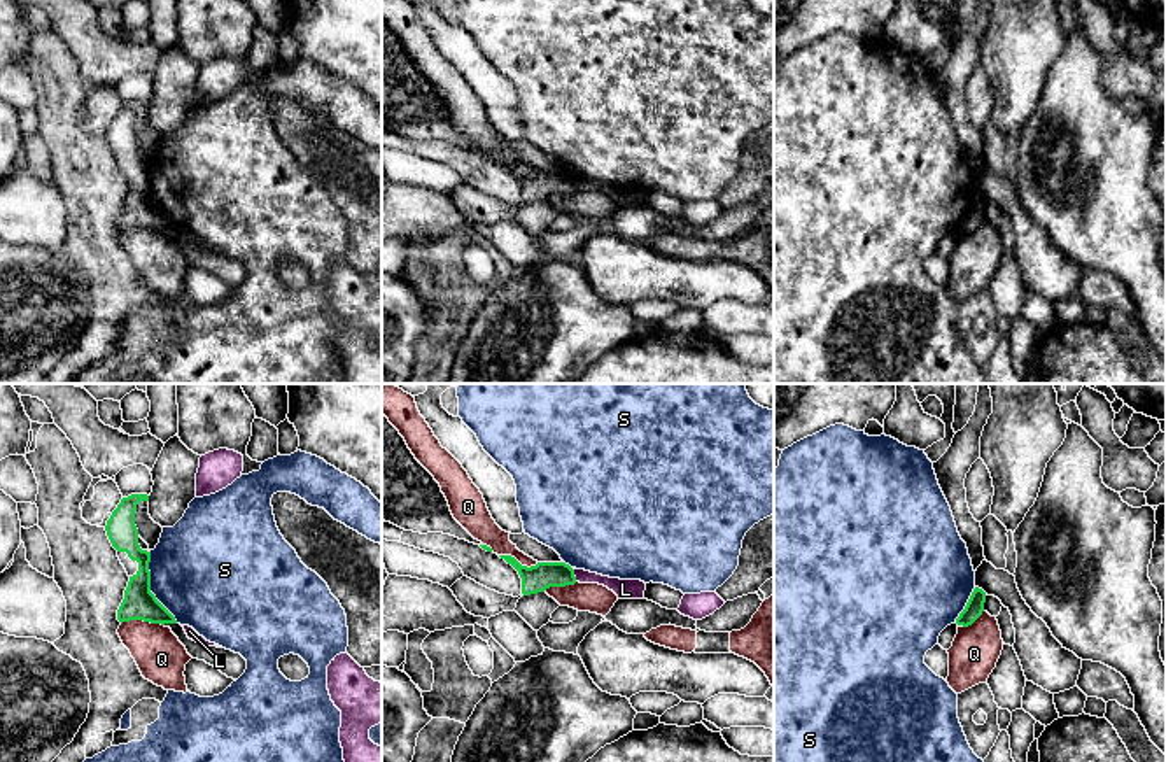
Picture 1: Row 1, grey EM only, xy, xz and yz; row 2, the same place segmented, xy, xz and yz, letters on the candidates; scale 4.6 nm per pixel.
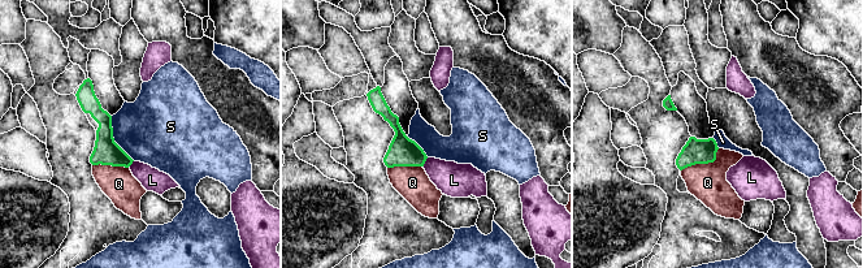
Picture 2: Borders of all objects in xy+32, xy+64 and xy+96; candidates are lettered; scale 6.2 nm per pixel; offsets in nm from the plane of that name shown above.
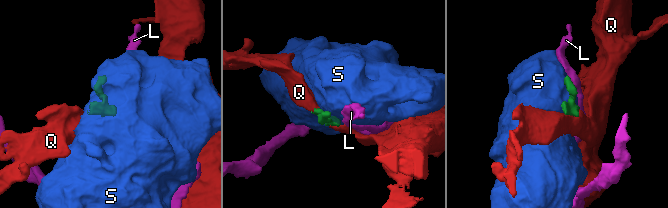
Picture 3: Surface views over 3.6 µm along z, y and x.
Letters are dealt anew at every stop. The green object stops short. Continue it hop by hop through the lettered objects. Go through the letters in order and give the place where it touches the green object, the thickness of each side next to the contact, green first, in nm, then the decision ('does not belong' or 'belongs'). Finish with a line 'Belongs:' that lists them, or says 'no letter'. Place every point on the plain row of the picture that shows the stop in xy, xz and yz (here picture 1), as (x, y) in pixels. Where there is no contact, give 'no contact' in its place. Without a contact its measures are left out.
L: meets green in xz at (573, 183); 130 nm thick on the green side, 100 nm on the other; does not belong
Q: meets green in xy at (142, 226); 150 nm thick on the green side, 220 nm on the other; does not belong
S: meets green in xy at (149, 195); 150 nm thick on the green side, 460 nm on the other; does not belong
Belongs: no letter

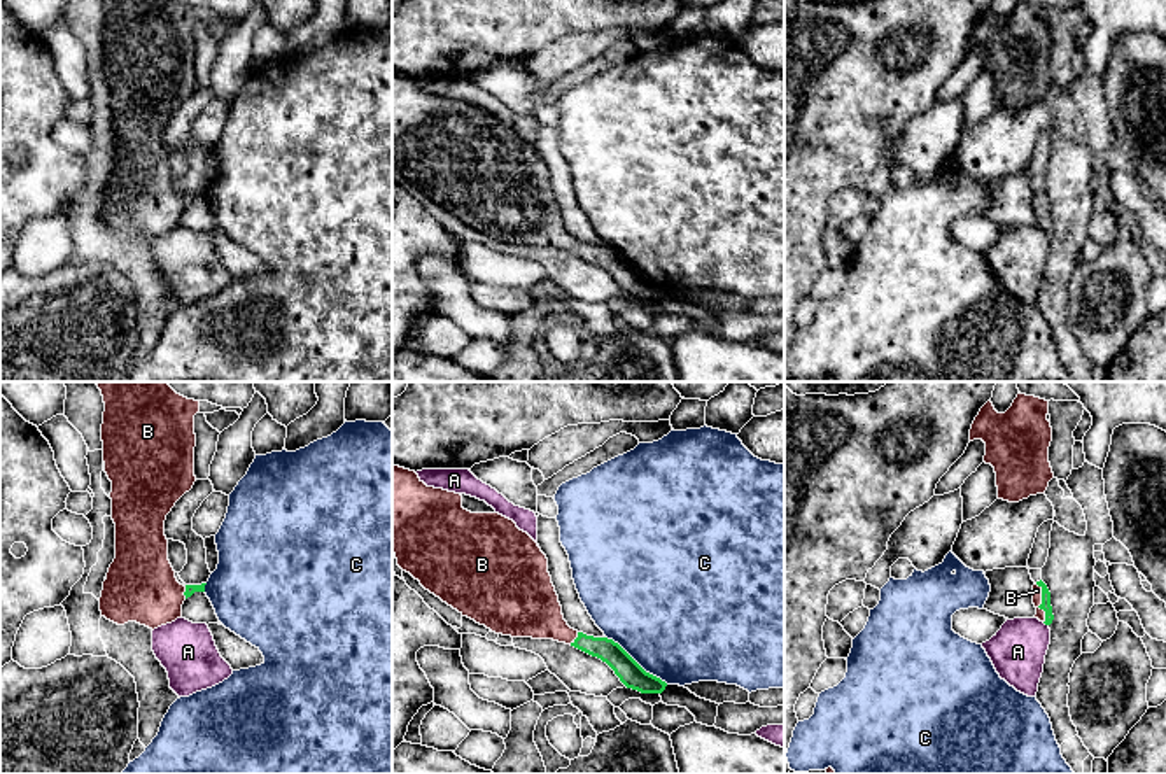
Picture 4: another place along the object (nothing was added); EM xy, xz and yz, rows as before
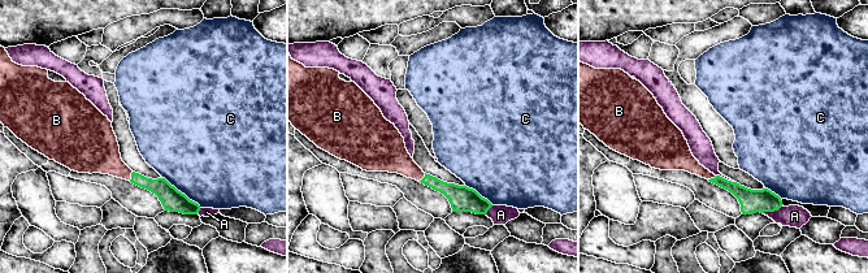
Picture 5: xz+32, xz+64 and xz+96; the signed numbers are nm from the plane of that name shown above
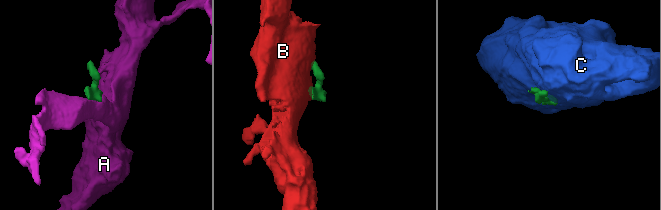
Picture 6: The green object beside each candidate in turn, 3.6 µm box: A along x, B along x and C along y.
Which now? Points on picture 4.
A: meets green in yz at (1046, 232); 50 nm thick on the green side, 260 nm on the other; does not belong
B: meets green in yz at (1042, 211); 50 nm thick on the green side, 50 nm on the other; belongs
C: meets green in xz at (636, 270); 110 nm thick on the green side, 500 nm on the other; does not belong
Belongs: B

